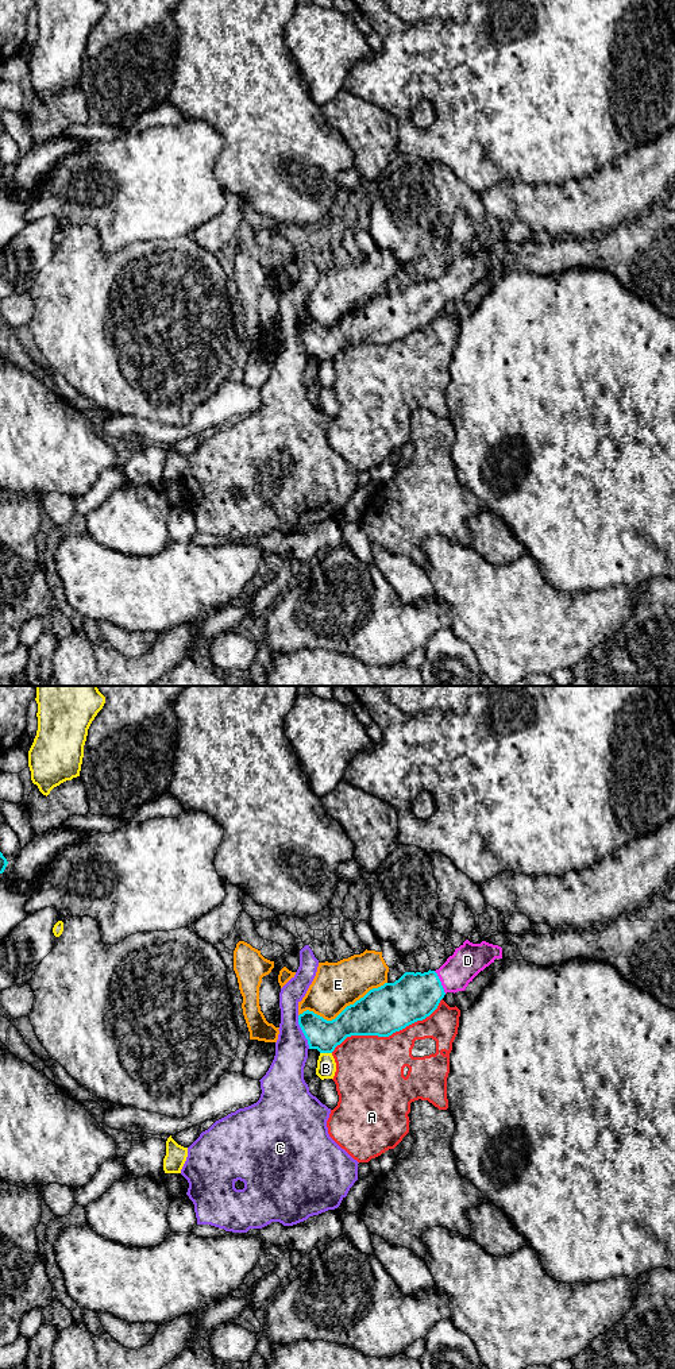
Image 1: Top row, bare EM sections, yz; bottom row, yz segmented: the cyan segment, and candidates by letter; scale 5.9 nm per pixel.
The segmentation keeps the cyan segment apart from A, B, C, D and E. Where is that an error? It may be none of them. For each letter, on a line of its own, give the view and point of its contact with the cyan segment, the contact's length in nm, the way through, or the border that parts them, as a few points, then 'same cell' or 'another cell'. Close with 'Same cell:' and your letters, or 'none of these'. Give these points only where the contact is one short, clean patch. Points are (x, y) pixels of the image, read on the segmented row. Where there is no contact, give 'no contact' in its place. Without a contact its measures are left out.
A: yz (388, 1036) | 750 nm | another cell
B: yz (326, 1052) | 70 nm | another cell
C: yz (303, 1032) | 220 nm | another cell
D: yz (440, 982) | 150 nm | across yz (413, 997), (440, 982), (450, 978), (467, 960) | same cell
E: yz (343, 1010) | 550 nm | another cell
Same cell: D

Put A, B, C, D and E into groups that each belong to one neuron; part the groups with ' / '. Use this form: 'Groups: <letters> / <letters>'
Groups: A / B / C / D / E

